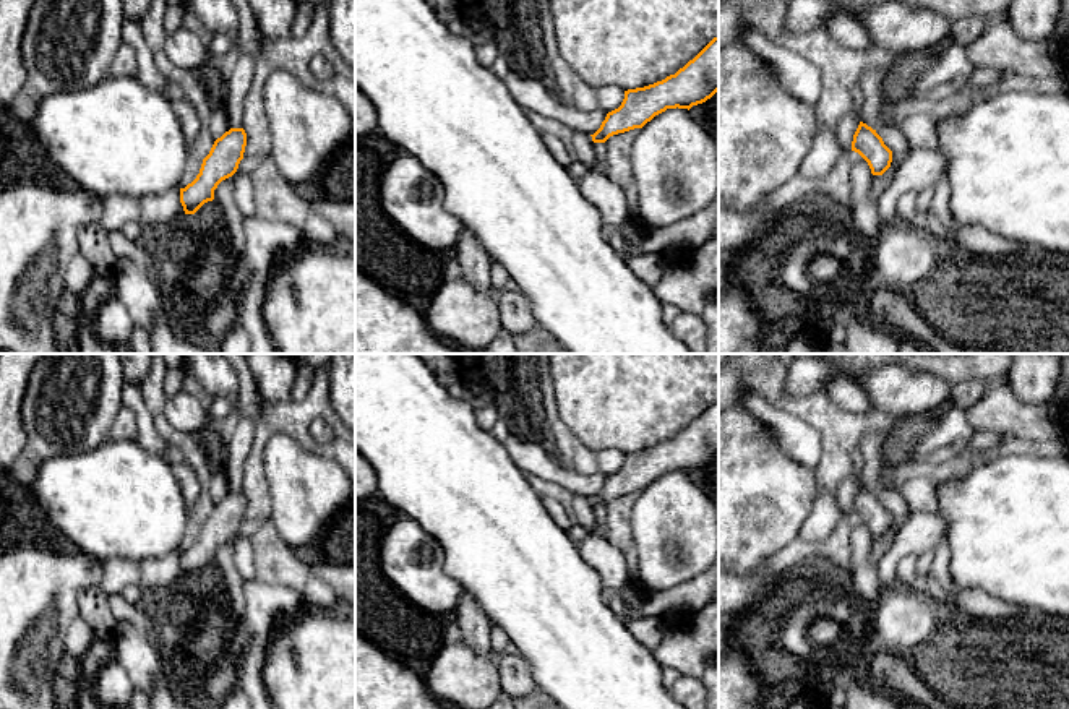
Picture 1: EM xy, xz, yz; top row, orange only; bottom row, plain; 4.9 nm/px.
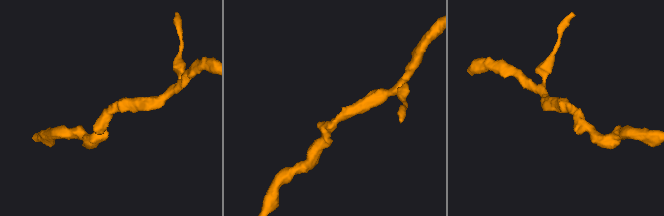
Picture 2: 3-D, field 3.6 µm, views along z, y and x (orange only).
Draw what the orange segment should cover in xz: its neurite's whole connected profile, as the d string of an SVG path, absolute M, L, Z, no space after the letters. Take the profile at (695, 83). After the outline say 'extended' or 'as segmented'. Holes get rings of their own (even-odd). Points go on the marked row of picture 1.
M714 37L675 75L654 84L625 91L621 105L607 114L600 128L590 135L594 143L642 128L667 109L691 109L719 91L719 37Z | as segmented

